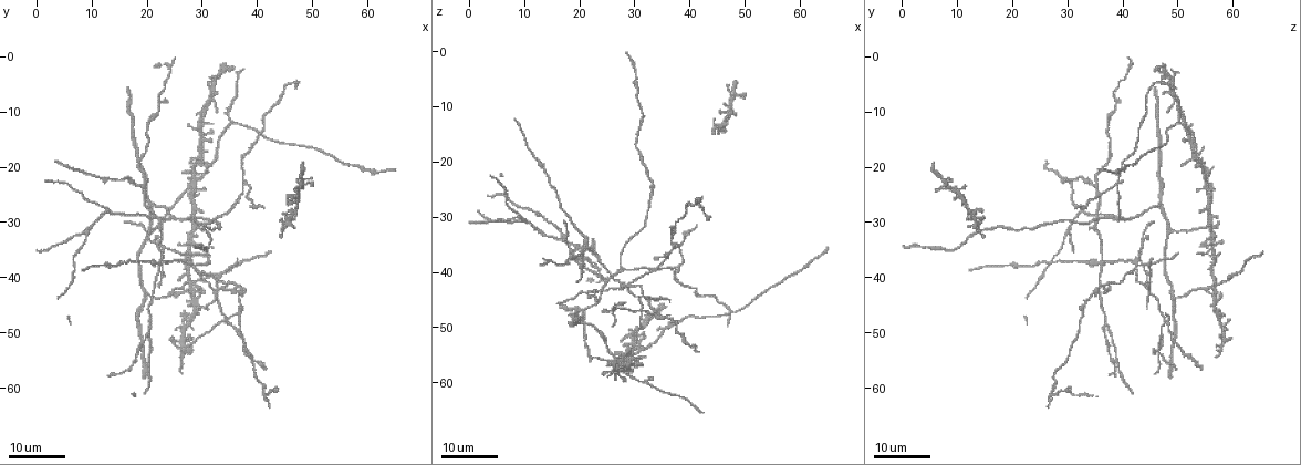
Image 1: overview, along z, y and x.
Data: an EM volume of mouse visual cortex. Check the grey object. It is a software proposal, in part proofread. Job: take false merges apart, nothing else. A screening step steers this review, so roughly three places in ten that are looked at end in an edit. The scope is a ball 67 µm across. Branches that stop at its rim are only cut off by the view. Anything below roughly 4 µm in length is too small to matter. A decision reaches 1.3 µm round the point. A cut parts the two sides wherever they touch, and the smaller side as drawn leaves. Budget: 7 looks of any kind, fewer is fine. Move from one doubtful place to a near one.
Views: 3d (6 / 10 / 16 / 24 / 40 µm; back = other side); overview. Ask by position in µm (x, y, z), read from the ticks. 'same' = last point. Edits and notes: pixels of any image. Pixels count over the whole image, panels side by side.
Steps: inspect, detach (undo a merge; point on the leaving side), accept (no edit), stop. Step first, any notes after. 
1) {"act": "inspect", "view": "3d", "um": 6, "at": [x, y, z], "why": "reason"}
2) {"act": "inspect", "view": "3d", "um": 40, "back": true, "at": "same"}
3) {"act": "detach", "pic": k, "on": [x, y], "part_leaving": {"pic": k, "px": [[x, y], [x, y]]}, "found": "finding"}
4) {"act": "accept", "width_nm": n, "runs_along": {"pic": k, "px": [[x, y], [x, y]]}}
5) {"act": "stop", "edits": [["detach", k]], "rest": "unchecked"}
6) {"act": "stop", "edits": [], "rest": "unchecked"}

{"act": "inspect", "view": "3d", "um": 24, "at": [38.0, 22.5, 39.0], "why": "four arms meet"}

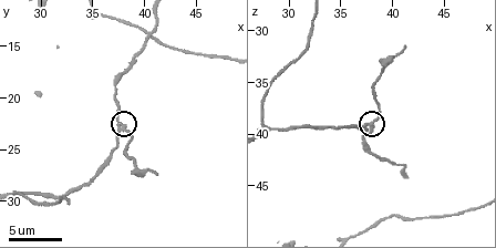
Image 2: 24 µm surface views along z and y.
{"act": "inspect", "view": "3d", "um": 6, "at": [37.8, 22.6, 39.2]}

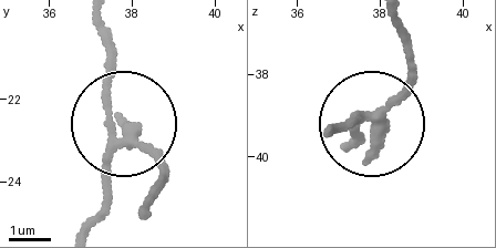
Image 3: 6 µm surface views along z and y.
{"act": "detach", "pic": 3, "on": [162, 165], "width_nm": 250, "part_leaving": {"pic": 3, "px": [[120, 147], [158, 168], [148, 204]]}, "found": "two neurons meet here"}

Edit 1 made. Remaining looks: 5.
{"act": "inspect", "view": "overview", "why": "see it whole again"}

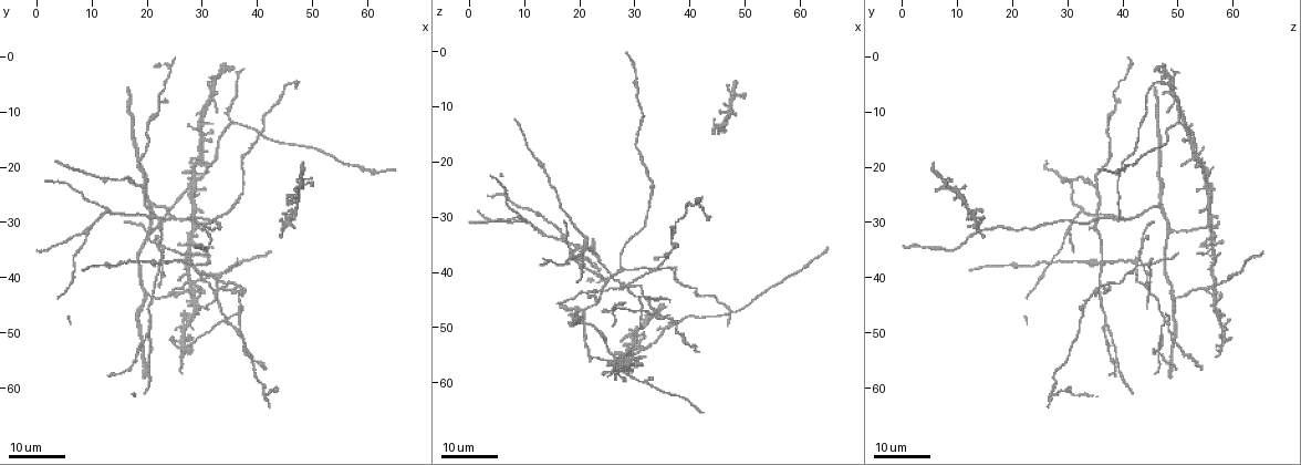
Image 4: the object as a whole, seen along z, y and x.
{"act": "inspect", "view": "3d", "um": 16, "at": [29.5, 22.0, 55.0], "why": "calibre changes"}

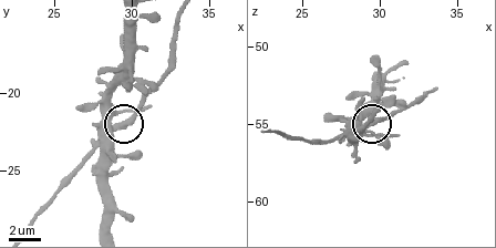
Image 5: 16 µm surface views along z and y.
{"act": "inspect", "view": "3d", "um": 10, "at": [29.4, 22.0, 54.8]}

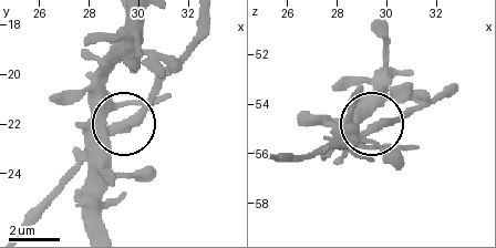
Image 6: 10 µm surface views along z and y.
{"act": "accept", "found": "all the same neuron"}

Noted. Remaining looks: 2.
{"act": "inspect", "view": "3d", "um": 24, "at": [35.5, 12.0, 50.5], "why": "three arms meet"}

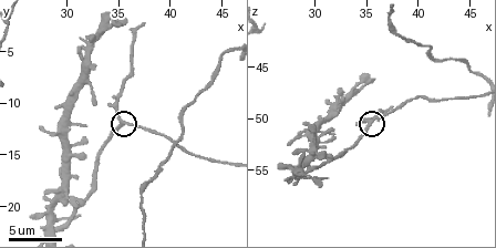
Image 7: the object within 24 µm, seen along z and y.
{"act": "inspect", "view": "3d", "um": 10, "at": [35.4, 11.6, 50.2]}

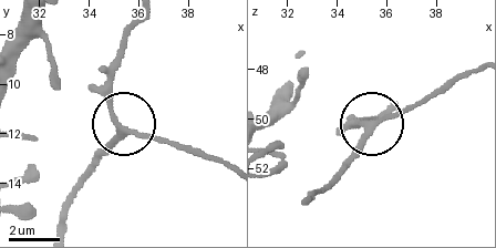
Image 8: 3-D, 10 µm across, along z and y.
{"act": "accept", "arms": 3, "runs_along": {"pic": 8, "px": [[59, 226], [66, 195], [117, 125], [109, 100], [109, 63]]}, "found": "continuous, no second neuron"}

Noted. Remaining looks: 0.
{"act": "stop", "edits": [["detach", 3]], "rest": "unchecked"}

